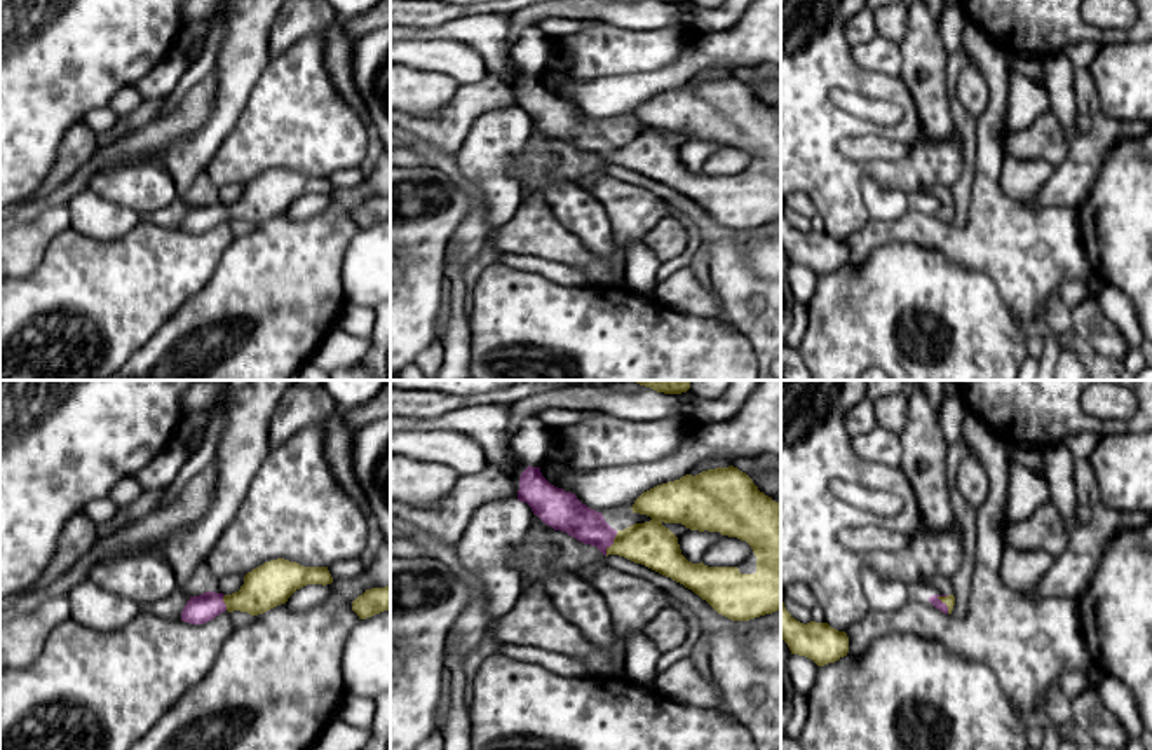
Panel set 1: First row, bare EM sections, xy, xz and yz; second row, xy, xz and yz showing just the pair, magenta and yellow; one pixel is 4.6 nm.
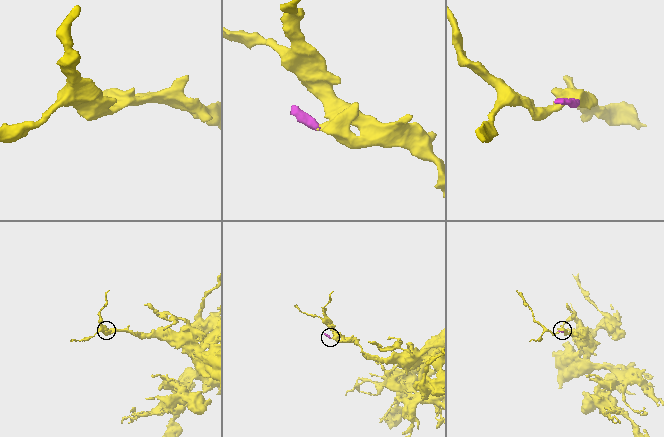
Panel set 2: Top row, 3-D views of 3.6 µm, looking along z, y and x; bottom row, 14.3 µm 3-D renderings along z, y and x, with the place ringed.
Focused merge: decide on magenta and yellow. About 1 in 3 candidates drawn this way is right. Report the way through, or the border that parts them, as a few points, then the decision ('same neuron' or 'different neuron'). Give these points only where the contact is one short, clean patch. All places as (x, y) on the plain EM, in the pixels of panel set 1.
runs through xz (567, 122), (612, 152), (652, 154); same neuron

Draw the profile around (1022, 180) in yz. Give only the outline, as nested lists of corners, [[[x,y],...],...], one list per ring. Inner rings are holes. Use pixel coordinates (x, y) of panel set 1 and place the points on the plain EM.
[[[1006,134],[1000,136],[1004,147],[1000,167],[1000,188],[1006,195],[1018,202],[1035,197],[1040,187],[1053,173],[1053,164],[1044,159],[1021,160],[1006,150]]]

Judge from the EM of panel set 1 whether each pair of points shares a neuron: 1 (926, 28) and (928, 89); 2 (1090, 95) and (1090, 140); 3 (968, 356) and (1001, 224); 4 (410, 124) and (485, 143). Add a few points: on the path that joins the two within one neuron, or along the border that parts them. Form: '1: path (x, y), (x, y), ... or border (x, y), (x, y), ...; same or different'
1: path (926, 44), (926, 68), (931, 74); same
2: border (1098, 112), (1093, 117); different
3: border (950, 260), (983, 271), (1011, 311); different
4: border (495, 110), (483, 112), (474, 121), (454, 154); different

